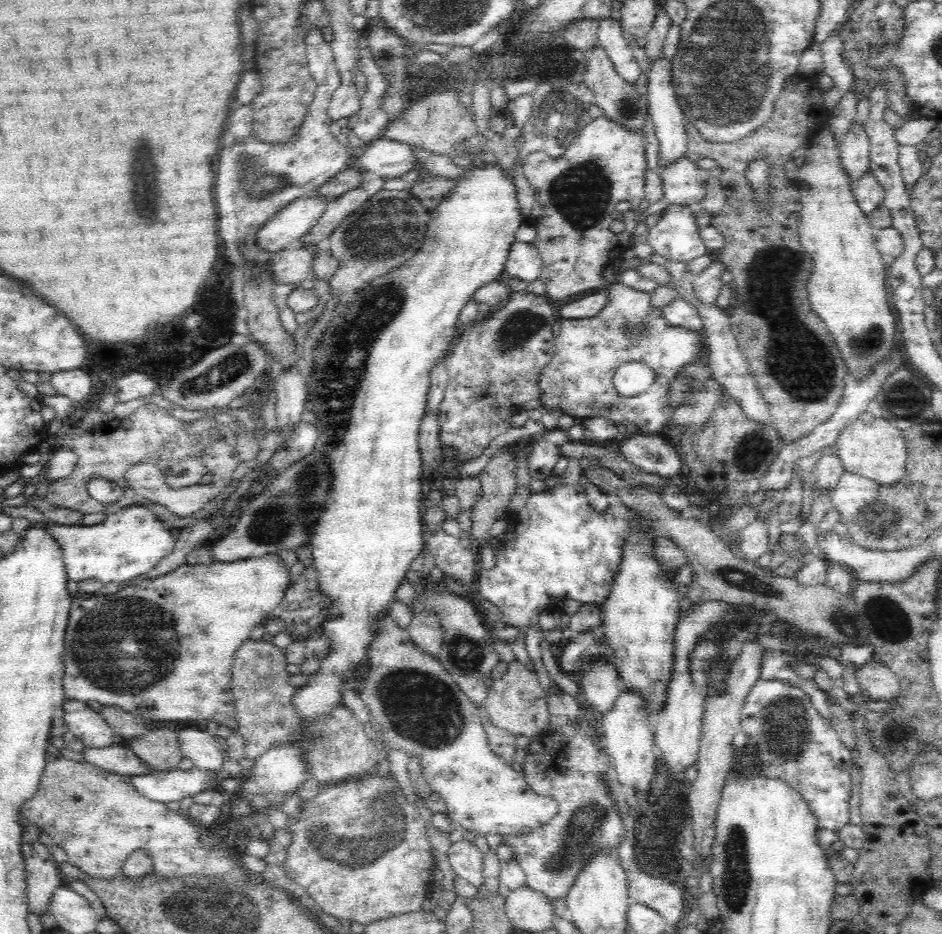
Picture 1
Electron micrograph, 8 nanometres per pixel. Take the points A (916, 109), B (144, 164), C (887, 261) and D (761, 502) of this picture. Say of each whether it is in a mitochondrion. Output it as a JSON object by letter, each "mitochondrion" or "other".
{"A":"other","B":"mitochondrion","C":"other","D":"other"}

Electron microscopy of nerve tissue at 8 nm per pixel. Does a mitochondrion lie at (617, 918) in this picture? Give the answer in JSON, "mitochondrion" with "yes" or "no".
{"mitochondrion":"no"}

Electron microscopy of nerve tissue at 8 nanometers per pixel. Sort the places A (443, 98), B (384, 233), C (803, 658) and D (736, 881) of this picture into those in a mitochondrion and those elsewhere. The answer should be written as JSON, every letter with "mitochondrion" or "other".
{"A":"mitochondrion","B":"mitochondrion","C":"other","D":"mitochondrion"}

